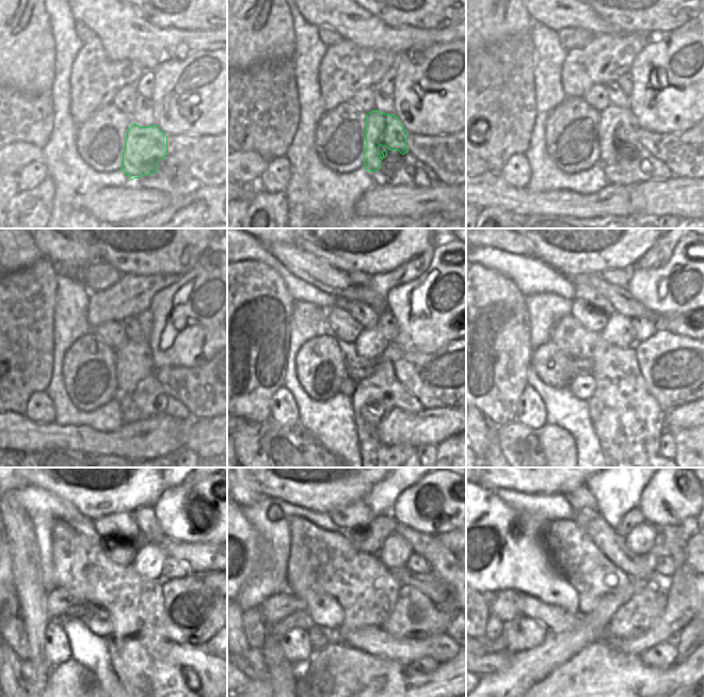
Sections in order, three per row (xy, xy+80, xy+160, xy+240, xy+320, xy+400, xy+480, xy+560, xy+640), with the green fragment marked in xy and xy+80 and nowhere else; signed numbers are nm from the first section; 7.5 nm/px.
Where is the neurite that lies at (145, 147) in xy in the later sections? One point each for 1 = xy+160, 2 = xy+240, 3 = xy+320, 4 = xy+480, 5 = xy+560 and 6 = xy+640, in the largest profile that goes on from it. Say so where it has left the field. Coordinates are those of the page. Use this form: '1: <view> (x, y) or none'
1: xy+160 (618, 125)
2: xy+240 (134, 359)
3: xy+320 (370, 345)
4: xy+480 (148, 561)
5: xy+560 (396, 551)
6: xy+640 (643, 537)

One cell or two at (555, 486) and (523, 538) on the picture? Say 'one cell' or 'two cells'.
two cells

